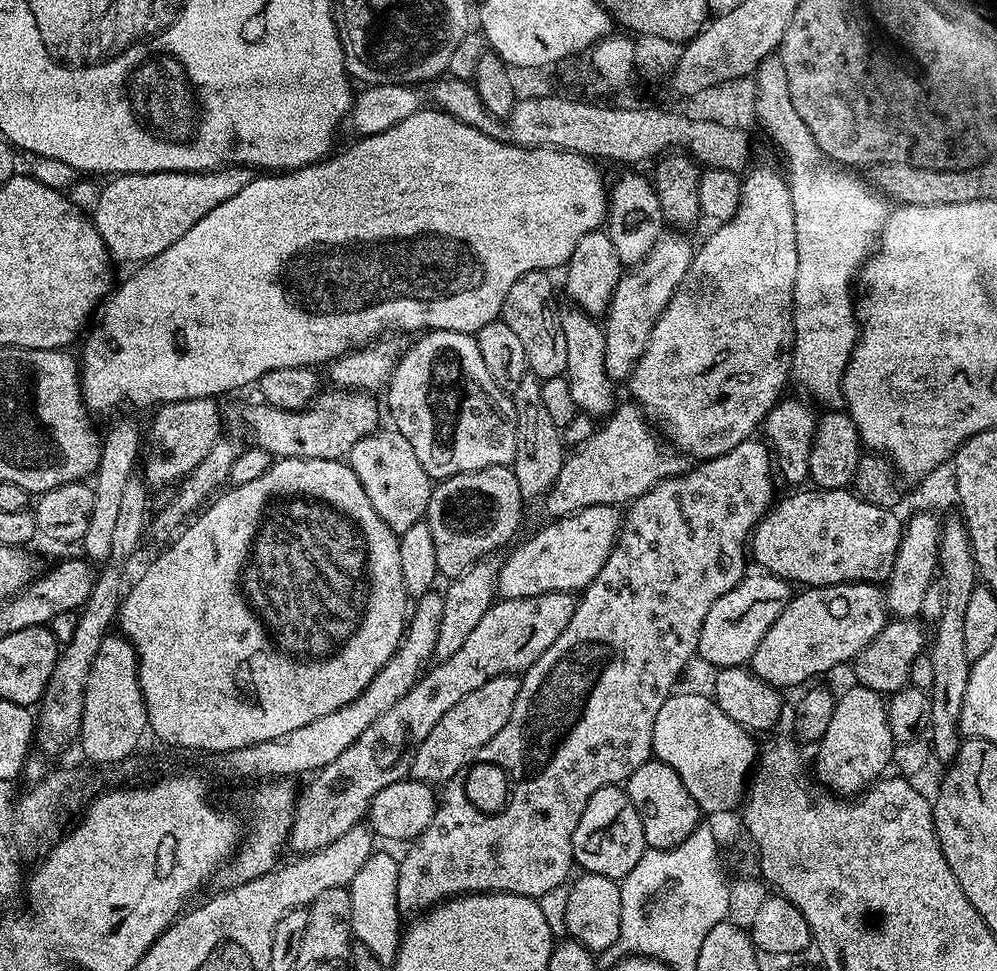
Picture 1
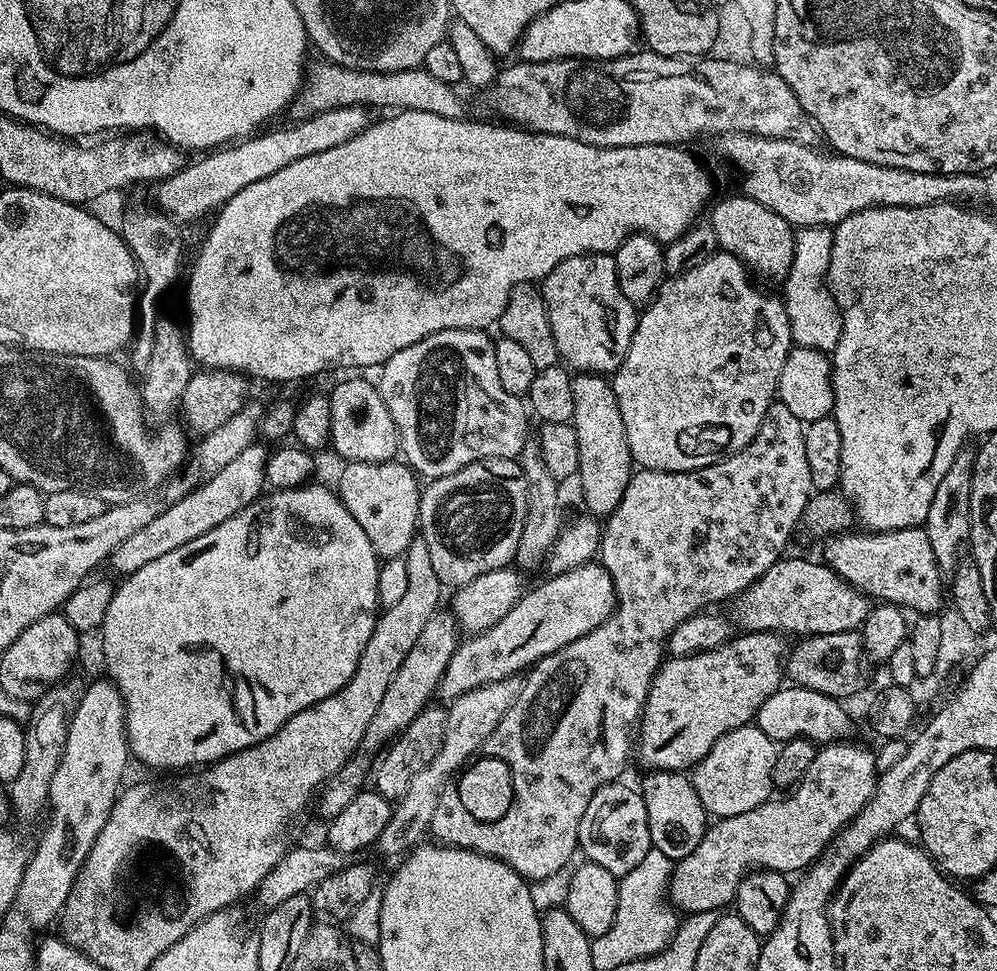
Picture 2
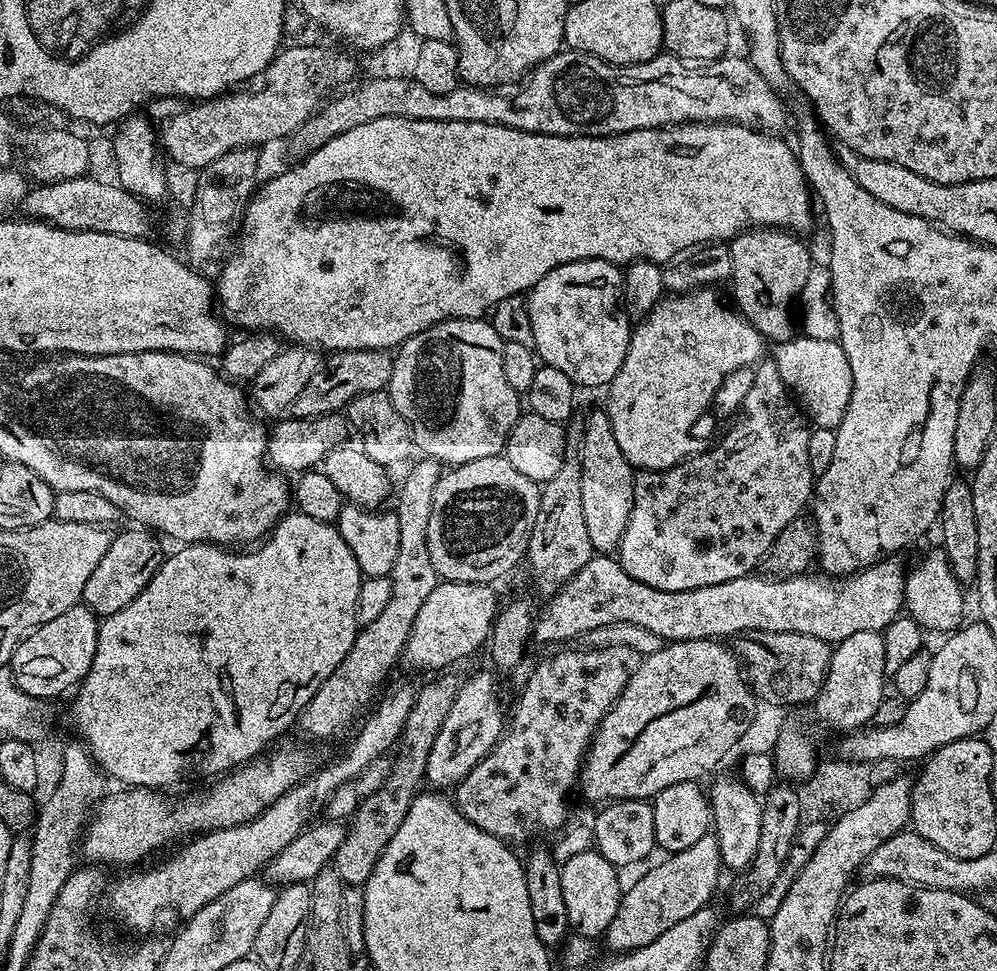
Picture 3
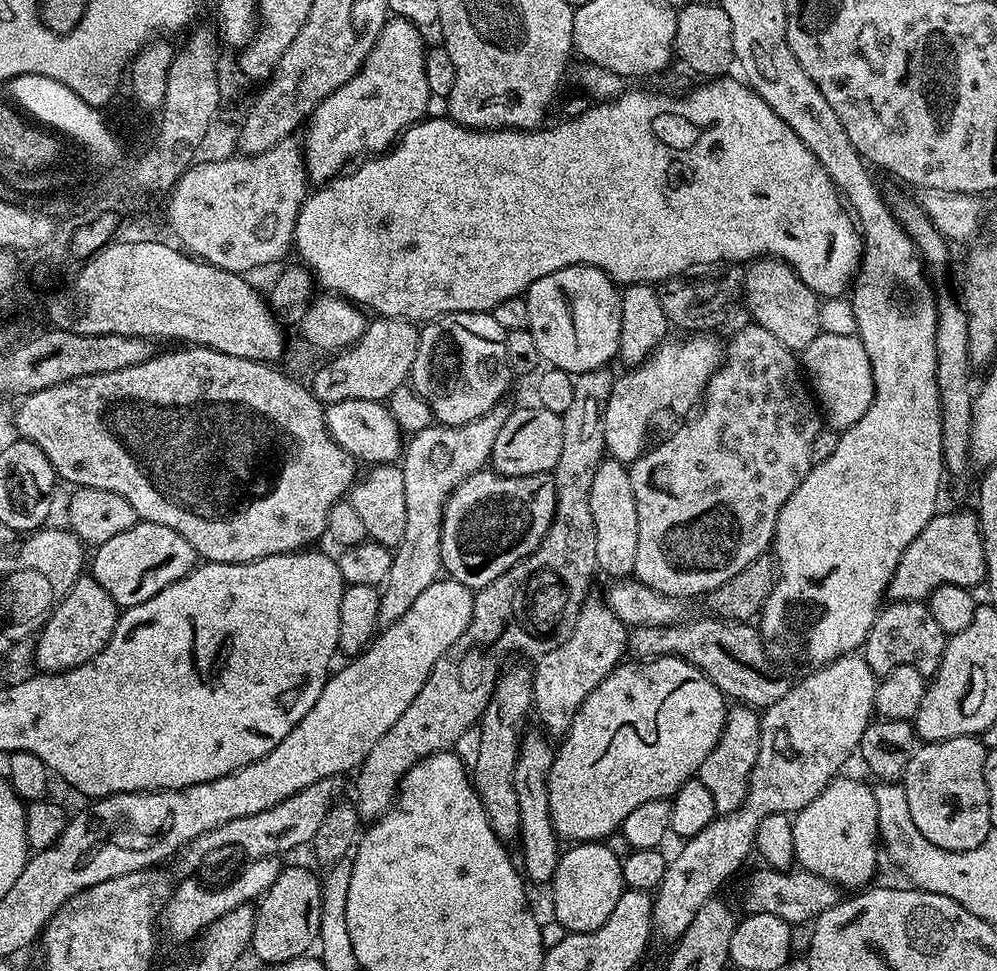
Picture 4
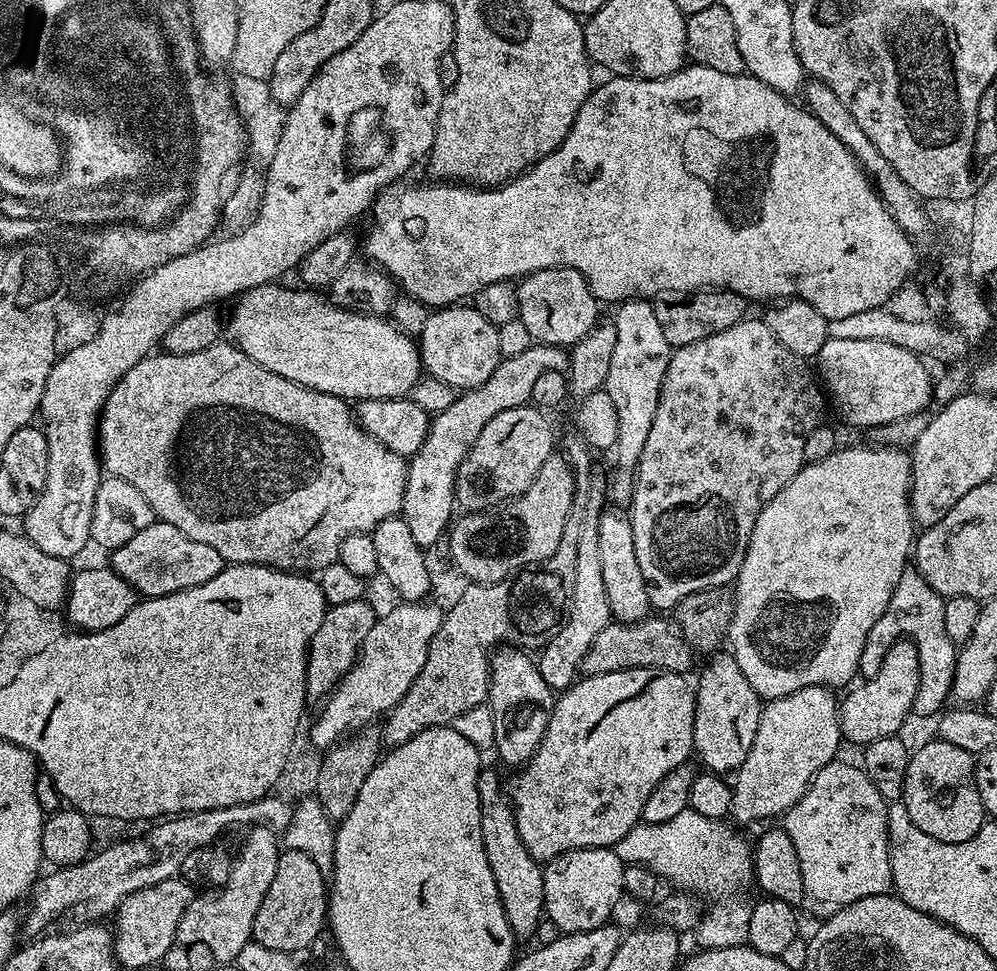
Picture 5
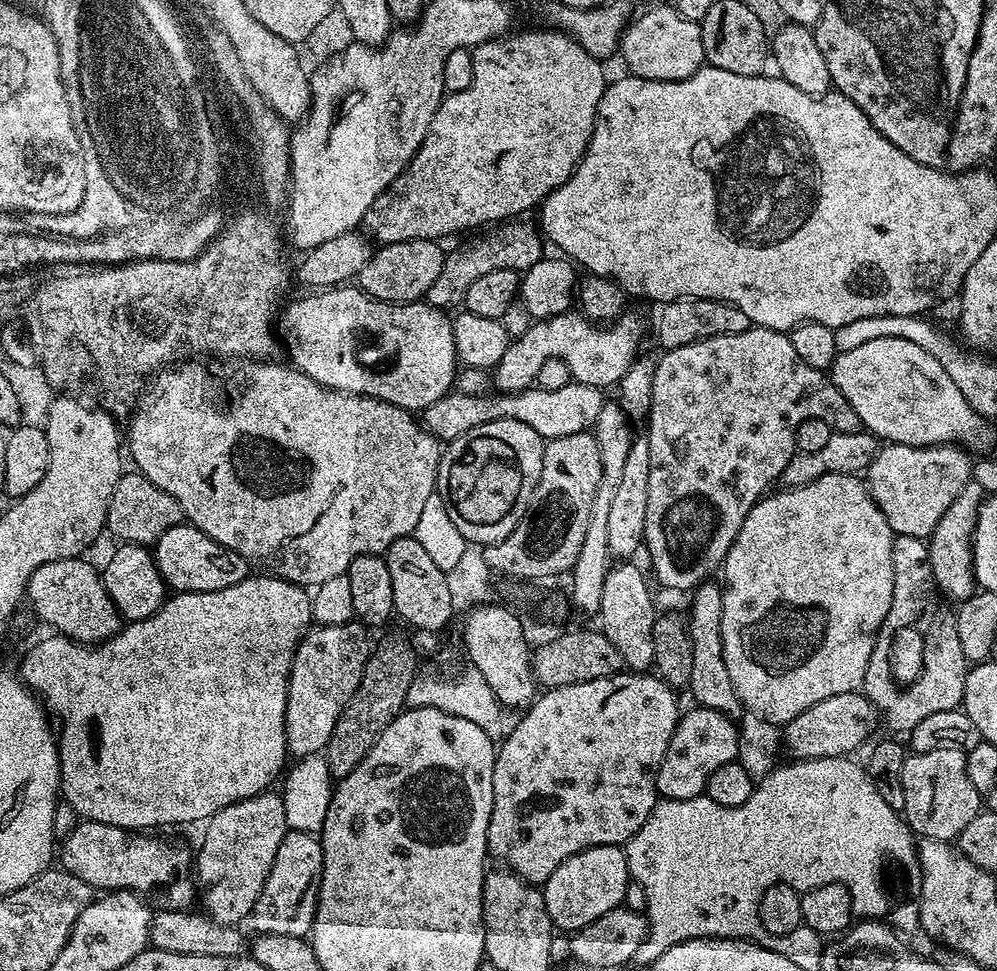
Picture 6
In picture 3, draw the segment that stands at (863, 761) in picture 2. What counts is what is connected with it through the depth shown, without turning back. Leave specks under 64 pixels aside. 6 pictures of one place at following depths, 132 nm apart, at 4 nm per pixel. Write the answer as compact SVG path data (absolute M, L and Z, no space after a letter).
M709 834L698 838L690 850L674 852L663 857L661 864L644 872L620 897L618 914L610 922L606 941L613 948L613 953L621 954L649 946L656 938L677 925L684 918L689 918L713 903L712 895L720 884L720 847L715 835Z

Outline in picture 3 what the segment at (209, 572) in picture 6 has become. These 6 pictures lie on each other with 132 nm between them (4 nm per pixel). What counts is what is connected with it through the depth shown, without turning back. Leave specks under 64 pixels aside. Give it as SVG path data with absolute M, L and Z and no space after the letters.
M132 526L129 532L116 532L110 542L110 550L102 554L102 562L98 562L94 574L90 574L86 581L82 602L87 608L103 618L110 614L118 614L122 606L134 602L142 594L144 587L154 578L154 574L160 569L162 555L160 556L160 544L157 537L151 531L141 530Z

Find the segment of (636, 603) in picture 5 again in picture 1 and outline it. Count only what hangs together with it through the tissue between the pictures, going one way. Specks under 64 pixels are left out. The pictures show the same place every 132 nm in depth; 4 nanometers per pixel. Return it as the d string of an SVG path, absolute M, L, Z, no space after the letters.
M568 306L560 312L562 334L566 338L566 379L570 386L570 394L574 394L574 402L581 413L593 418L607 418L612 415L613 405L604 404L608 391L614 387L614 381L607 374L605 331L595 319L575 307Z

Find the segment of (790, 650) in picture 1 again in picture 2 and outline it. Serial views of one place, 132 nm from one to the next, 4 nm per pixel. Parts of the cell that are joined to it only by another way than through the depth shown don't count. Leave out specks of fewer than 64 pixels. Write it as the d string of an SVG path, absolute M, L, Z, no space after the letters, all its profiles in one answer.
M744 632L733 635L727 644L709 652L693 656L672 656L660 665L648 697L644 703L644 715L638 725L638 739L634 744L635 759L640 759L644 770L657 772L684 772L692 770L706 758L716 742L728 731L751 725L758 710L770 694L782 686L786 676L786 647L774 632Z

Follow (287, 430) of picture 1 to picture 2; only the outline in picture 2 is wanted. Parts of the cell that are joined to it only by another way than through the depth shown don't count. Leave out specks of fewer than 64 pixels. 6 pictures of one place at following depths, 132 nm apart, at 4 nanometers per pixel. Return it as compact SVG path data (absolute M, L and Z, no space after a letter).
M344 380L330 392L330 448L344 462L386 462L397 459L401 451L400 436L394 418L386 410L379 387L368 380Z

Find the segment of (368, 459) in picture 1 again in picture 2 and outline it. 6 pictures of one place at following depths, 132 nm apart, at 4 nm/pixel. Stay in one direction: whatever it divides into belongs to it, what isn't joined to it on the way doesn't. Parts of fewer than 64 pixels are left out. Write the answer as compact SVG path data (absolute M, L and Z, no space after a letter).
M399 459L386 462L348 462L343 465L334 491L340 501L354 514L354 522L362 526L370 546L384 560L403 556L410 542L417 539L420 523L421 481L407 463Z

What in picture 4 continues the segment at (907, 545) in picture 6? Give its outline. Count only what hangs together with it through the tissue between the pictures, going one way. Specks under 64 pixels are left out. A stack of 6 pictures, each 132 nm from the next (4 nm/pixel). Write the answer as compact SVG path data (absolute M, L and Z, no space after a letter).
M893 600L881 607L874 626L862 645L862 655L866 666L878 678L889 676L898 666L914 666L918 674L925 678L935 676L942 662L946 633L938 626L923 600Z

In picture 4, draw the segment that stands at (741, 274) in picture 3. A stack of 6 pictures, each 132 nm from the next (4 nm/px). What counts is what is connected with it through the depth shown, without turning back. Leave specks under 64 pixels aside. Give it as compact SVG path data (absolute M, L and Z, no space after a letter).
M775 257L754 260L746 269L744 304L753 323L762 326L791 352L803 350L820 334L820 298L810 290L787 263Z

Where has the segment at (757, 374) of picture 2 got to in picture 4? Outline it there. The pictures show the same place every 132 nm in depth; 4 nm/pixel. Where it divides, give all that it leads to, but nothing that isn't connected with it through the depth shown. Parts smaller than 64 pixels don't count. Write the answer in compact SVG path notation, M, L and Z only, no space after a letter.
M712 334L680 338L684 340L669 338L641 364L629 367L625 376L617 375L613 379L602 422L604 447L611 459L619 460L625 466L631 465L649 447L648 427L659 412L672 408L674 415L687 417L701 403L710 378L722 363L722 344L716 338Z

